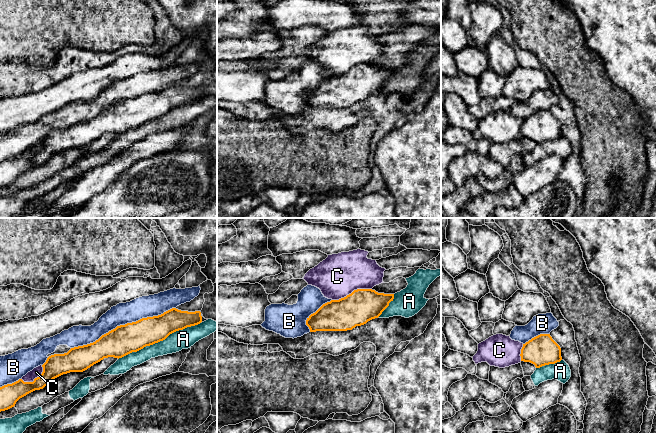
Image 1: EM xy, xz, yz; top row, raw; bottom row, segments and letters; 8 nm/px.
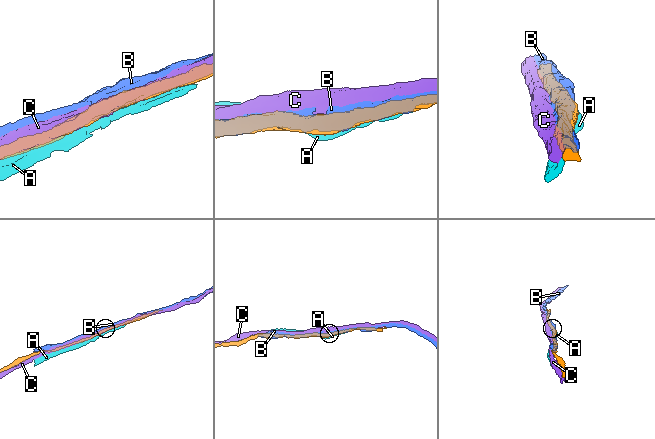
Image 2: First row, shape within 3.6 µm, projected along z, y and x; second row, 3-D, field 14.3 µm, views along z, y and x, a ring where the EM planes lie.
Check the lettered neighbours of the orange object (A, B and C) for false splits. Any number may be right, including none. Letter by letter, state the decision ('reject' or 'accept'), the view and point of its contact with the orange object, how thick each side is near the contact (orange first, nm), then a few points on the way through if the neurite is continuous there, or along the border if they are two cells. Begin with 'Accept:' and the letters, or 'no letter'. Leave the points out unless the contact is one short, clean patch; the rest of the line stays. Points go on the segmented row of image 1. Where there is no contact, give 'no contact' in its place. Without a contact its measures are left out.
Accept: no letter
A: reject; contact xy (159, 341); calibres 240 and 160 nm
B: reject; contact xy (123, 325); calibres 240 and 180 nm
C: reject; contact xz (352, 292); calibres 280 and 340 nm

